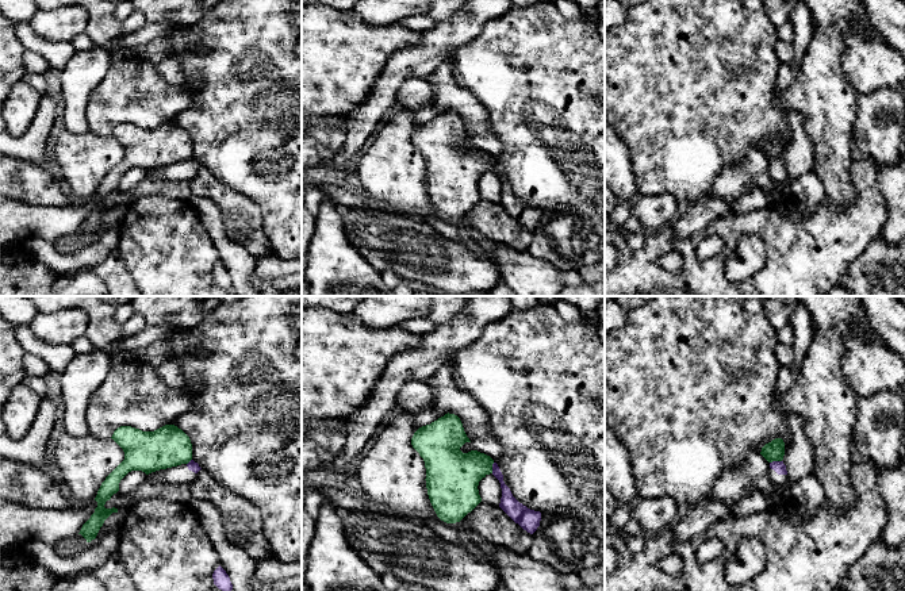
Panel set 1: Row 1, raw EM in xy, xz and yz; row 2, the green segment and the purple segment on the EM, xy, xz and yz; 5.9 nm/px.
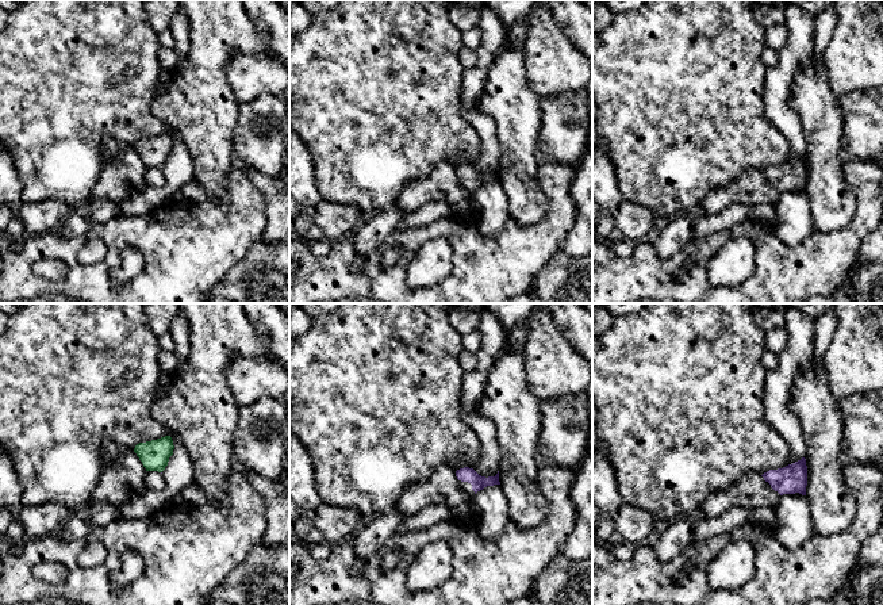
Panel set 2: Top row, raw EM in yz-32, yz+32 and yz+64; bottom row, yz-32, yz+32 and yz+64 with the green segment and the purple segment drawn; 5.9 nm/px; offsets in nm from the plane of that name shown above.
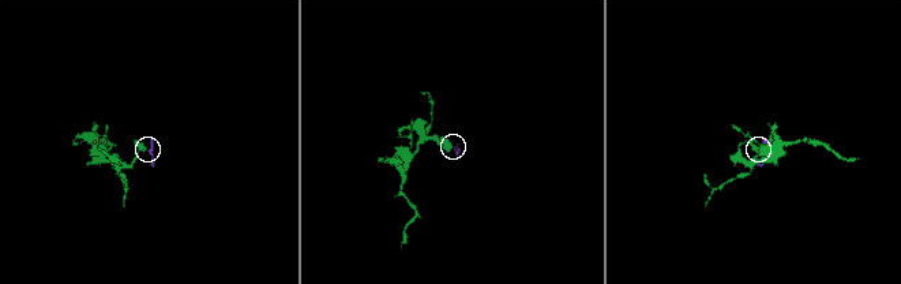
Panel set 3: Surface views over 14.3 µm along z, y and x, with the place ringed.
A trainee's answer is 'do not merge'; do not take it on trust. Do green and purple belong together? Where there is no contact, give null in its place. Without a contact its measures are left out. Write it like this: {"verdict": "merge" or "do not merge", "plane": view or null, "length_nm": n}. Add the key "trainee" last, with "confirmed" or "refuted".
{"verdict": "do not merge", "plane": "yz", "length_nm": 70, "trainee": "confirmed"}

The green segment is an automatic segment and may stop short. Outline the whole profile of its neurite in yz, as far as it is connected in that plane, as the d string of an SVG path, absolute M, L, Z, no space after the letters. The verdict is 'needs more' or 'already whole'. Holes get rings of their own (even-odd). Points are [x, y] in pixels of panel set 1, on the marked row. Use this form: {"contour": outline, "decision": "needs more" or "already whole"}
{"contour": "M775 438L762 448L760 454L768 461L782 461L785 456L785 442L782 438Z", "decision": "already whole"}

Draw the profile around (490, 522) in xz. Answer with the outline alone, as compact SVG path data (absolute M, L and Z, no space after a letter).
M480 502L460 522L449 525L518 554L528 554L533 542L533 534L515 523L499 506L486 502Z

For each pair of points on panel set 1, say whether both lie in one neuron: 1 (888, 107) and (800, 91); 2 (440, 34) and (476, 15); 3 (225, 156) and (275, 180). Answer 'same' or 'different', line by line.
1: different
2: same
3: same

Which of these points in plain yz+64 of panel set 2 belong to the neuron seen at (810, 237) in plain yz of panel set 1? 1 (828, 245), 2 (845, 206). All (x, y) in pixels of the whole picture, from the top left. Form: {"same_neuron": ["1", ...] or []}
{"same_neuron": ["1"]}

